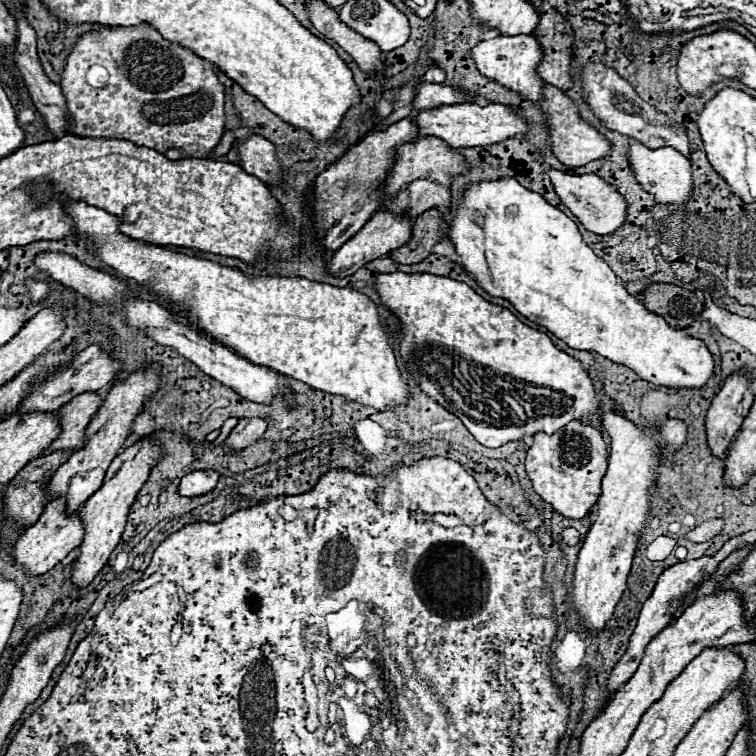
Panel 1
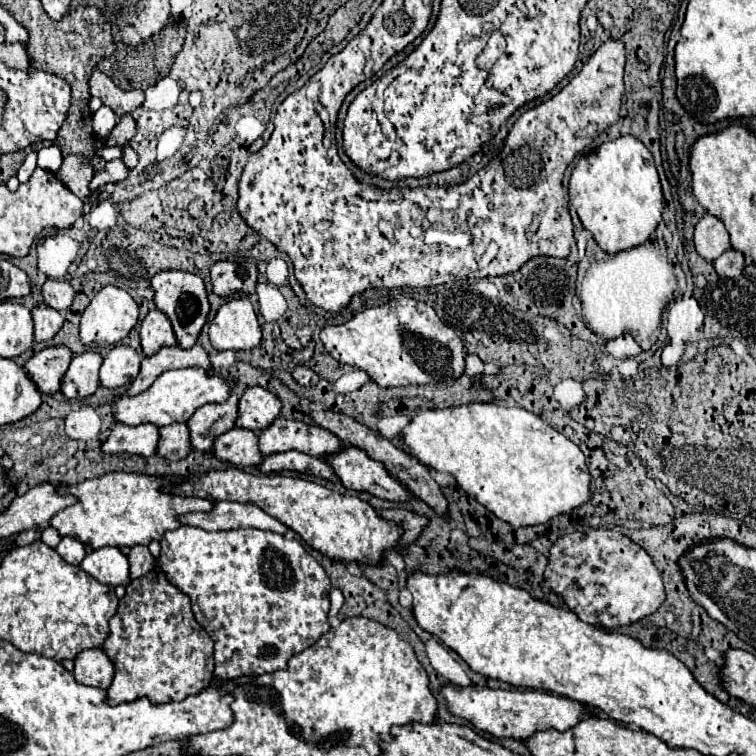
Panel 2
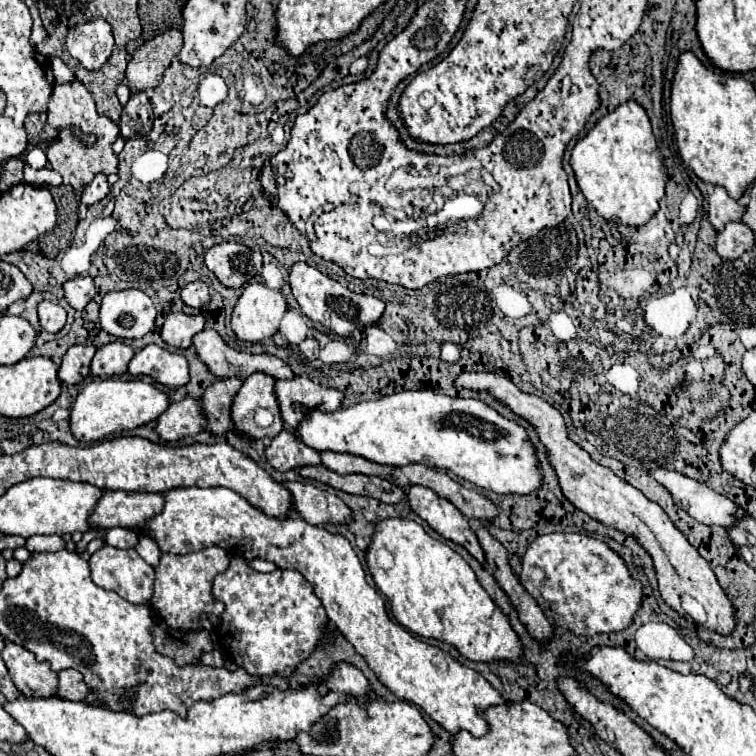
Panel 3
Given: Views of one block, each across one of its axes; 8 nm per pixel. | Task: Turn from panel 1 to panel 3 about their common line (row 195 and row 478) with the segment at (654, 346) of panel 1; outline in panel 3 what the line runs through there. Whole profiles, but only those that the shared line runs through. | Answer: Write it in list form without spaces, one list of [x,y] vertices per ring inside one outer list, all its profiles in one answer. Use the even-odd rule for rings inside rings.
[[[418,390],[418,392],[398,392],[392,396],[384,396],[380,400],[372,402],[360,402],[348,408],[340,408],[334,412],[322,412],[322,410],[308,410],[302,418],[302,422],[292,430],[306,446],[324,452],[342,452],[342,454],[354,454],[362,456],[366,460],[388,464],[388,466],[406,466],[412,462],[426,464],[432,468],[450,470],[452,474],[488,488],[496,494],[530,494],[532,490],[540,488],[540,470],[536,468],[534,448],[528,442],[526,430],[506,418],[502,418],[496,410],[486,406],[480,400],[474,398],[450,398],[438,392],[430,390]]]

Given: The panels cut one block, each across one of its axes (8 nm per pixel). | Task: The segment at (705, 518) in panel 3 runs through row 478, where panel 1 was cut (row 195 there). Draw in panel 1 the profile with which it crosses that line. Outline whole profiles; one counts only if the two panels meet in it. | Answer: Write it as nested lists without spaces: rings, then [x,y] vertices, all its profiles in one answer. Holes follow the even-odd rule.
[[[630,138],[628,160],[630,160],[630,166],[634,168],[634,174],[636,174],[638,182],[644,186],[646,192],[656,196],[658,204],[684,204],[684,202],[688,202],[692,198],[692,190],[694,190],[692,164],[678,150],[674,150],[670,146],[650,150],[644,144],[640,144],[638,140]]]

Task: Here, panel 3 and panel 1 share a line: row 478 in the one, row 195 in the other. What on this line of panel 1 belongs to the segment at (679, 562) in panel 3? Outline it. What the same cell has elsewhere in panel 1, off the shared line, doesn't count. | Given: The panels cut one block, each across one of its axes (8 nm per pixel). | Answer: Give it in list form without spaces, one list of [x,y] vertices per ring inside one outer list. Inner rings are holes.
[[[548,170],[548,176],[554,184],[554,190],[562,204],[572,210],[572,214],[584,224],[586,230],[594,234],[612,234],[626,222],[626,202],[618,194],[616,186],[602,180],[596,174],[566,174],[558,170]]]

